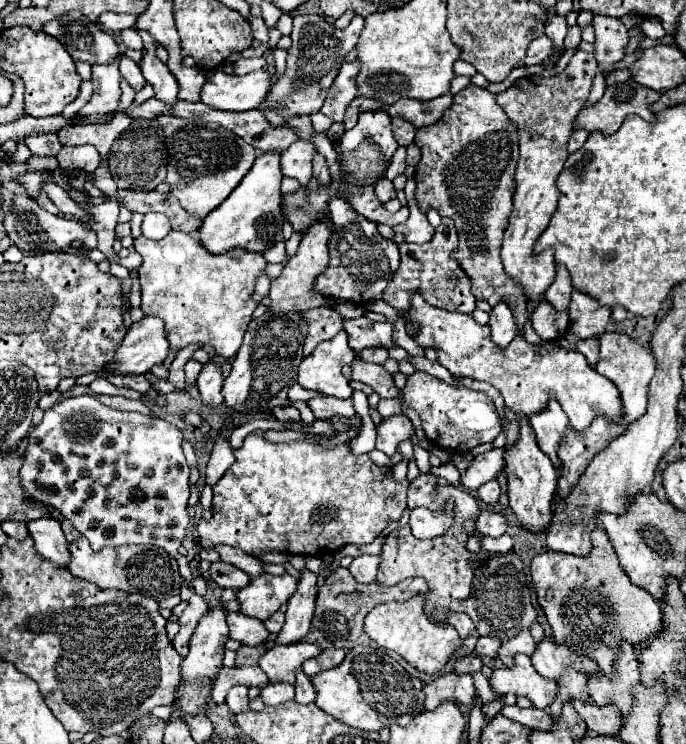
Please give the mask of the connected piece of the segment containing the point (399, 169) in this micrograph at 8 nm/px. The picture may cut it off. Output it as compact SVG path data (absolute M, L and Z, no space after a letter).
M399 147L397 151L395 151L395 155L393 155L393 159L391 159L391 165L389 165L389 169L387 169L387 179L395 179L397 175L401 175L403 171L405 171L405 157L407 157L407 147Z

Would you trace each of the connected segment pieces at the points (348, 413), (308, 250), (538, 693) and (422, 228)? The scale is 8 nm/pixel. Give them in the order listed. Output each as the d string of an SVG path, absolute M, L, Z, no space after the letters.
M311 397L307 401L307 407L313 411L317 419L327 419L333 415L343 415L343 417L353 417L353 399L333 399L333 397Z
M321 221L303 235L297 253L283 267L281 277L271 281L271 291L269 291L269 299L271 299L269 309L271 311L275 311L275 313L279 313L279 311L309 311L313 307L329 307L331 305L331 301L327 297L323 297L315 291L315 279L327 269L329 237L331 237L331 221Z
M515 655L513 667L499 667L491 673L491 687L495 693L525 695L537 709L547 709L555 699L557 683L543 679L527 655Z
M409 177L404 188L408 200L409 219L407 219L403 225L397 225L397 227L393 227L393 229L395 229L397 233L403 233L407 243L423 245L423 243L427 243L427 241L433 237L433 231L435 231L435 229L429 225L427 215L423 215L423 213L419 211L419 207L417 207L415 201L415 189L415 179Z

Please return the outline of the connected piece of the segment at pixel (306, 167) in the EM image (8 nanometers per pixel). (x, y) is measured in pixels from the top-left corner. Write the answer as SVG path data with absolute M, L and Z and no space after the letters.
M295 141L287 151L281 153L283 175L297 179L301 185L307 185L311 179L313 155L315 155L315 147L309 141Z

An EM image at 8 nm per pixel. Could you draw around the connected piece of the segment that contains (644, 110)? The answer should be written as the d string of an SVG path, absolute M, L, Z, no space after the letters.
M629 79L629 81L625 81L625 83L615 83L615 85L611 85L611 87L605 89L605 95L603 95L595 105L589 105L589 107L583 107L583 109L581 109L581 113L579 113L577 119L573 121L573 127L575 127L575 129L585 129L585 131L589 131L589 133L601 131L603 135L611 135L611 133L615 133L615 131L621 127L623 119L625 119L627 115L631 115L631 113L643 117L645 121L655 121L655 115L649 111L649 105L651 105L653 101L657 101L659 95L661 95L661 93L657 93L657 91L653 91L653 89L647 89L647 87L641 87L641 85L633 83L633 79Z

